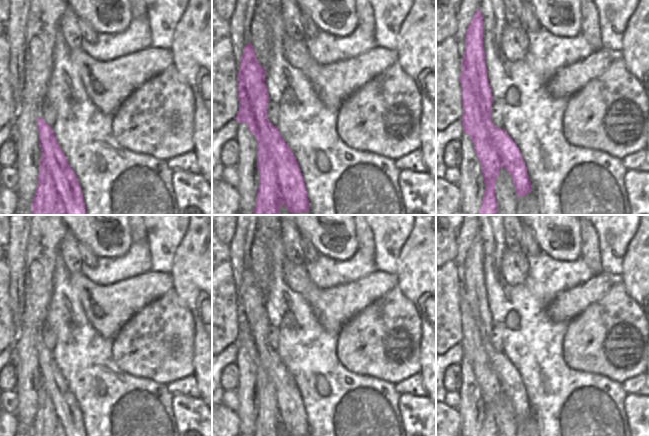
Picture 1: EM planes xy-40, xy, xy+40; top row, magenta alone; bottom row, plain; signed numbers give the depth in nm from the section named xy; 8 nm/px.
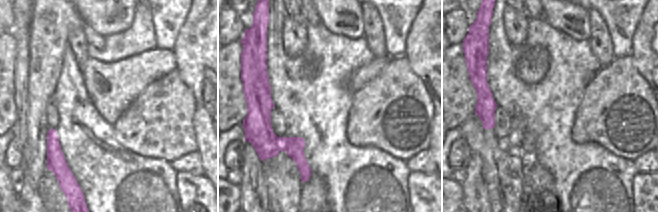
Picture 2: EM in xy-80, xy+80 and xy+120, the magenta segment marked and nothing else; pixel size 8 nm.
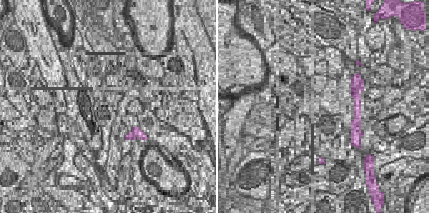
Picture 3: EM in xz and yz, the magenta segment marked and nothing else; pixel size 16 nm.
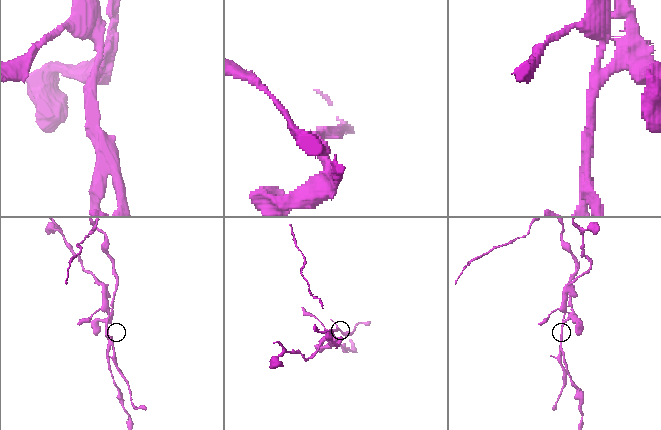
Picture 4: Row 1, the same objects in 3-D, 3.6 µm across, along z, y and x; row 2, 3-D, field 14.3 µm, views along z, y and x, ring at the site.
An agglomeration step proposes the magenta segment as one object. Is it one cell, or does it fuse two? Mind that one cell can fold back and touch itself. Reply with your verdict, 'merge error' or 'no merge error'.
merge error

